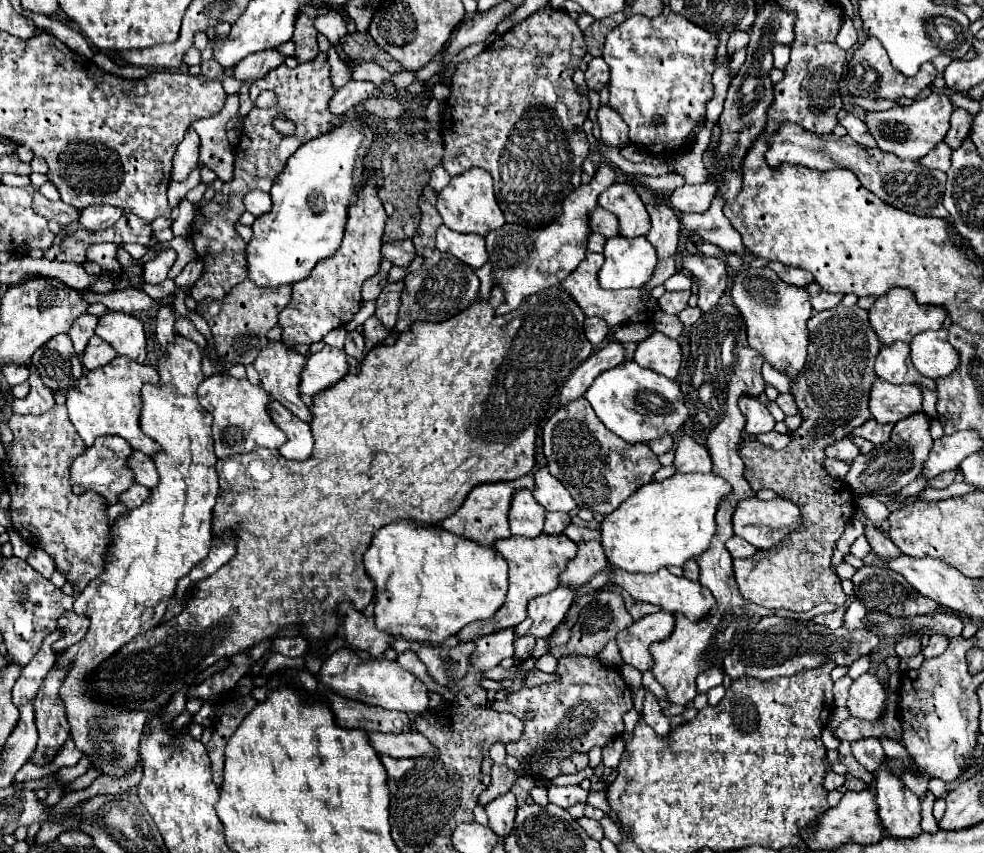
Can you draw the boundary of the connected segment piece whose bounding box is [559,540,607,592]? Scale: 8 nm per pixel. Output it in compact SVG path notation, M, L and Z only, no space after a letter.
M579 542L577 544L577 556L567 564L567 568L561 572L559 584L565 584L565 588L577 592L581 590L595 574L603 572L607 568L607 558L603 554L601 542Z

